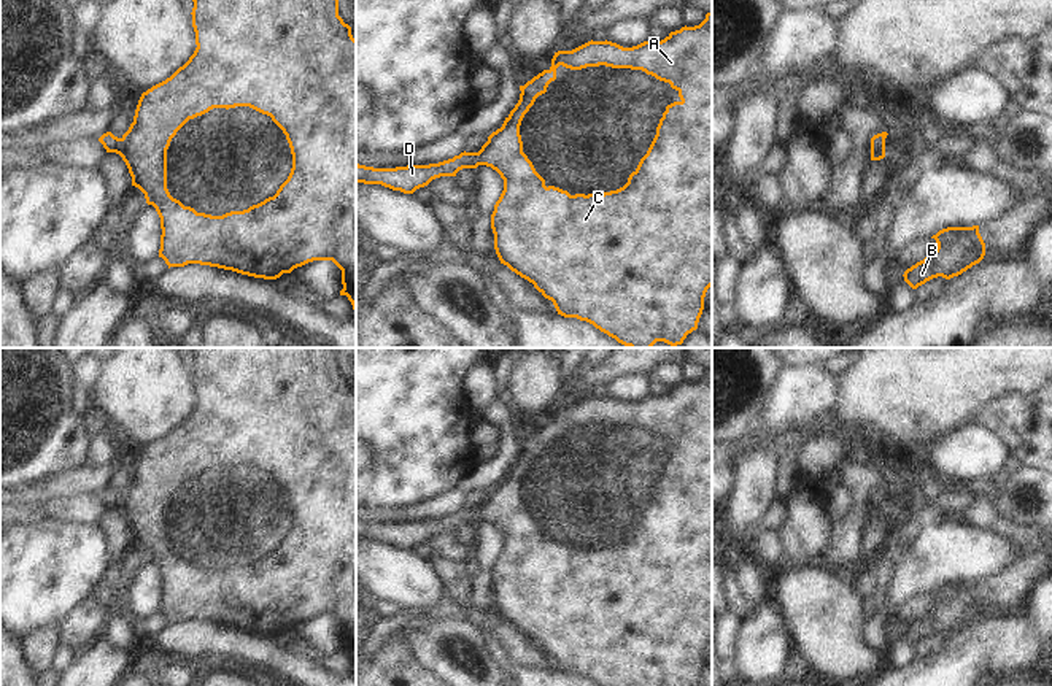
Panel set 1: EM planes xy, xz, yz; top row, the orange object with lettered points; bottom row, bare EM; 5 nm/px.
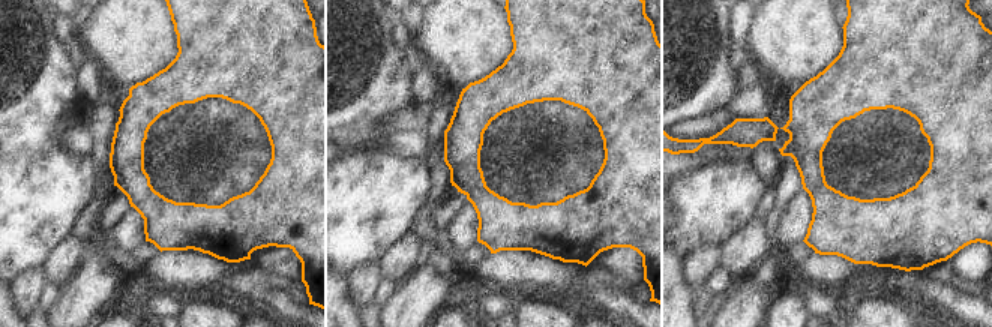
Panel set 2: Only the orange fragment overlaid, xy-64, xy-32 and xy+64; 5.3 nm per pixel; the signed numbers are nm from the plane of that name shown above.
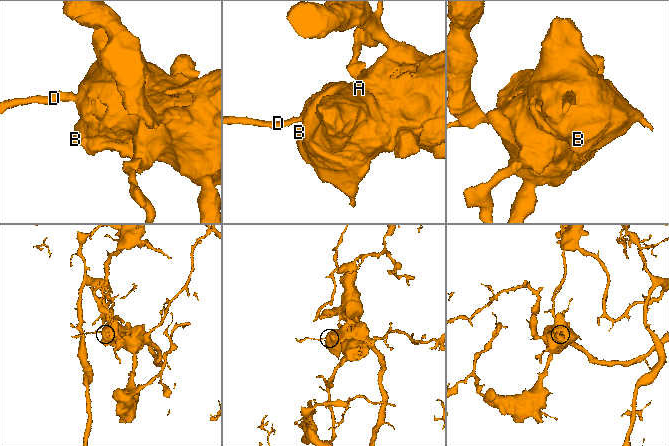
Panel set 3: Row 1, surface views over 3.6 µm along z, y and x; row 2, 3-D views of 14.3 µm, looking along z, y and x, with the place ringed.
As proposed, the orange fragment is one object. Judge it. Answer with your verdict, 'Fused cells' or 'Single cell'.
Single cell.

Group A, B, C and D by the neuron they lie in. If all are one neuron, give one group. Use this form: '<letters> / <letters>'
A B C D

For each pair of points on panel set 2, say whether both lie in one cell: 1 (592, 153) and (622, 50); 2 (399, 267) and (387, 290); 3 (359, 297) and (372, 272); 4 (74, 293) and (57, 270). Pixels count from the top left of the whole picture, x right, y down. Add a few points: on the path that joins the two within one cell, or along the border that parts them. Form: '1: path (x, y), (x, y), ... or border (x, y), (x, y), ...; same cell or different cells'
1: path (592, 128), (592, 80), (596, 75); same cell
2: border (383, 278), (396, 285); different cells
3: path (362, 291), (362, 284), (366, 278); same cell
4: border (83, 252), (78, 269), (60, 288); different cells

